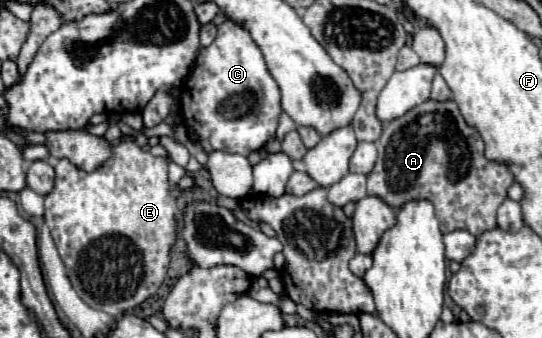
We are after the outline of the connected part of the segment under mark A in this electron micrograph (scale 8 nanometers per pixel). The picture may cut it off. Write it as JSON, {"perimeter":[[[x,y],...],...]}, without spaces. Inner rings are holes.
{"perimeter":[[[428,100],[402,118],[384,124],[376,148],[378,162],[368,174],[368,194],[382,198],[392,208],[414,198],[428,198],[436,208],[436,218],[444,234],[452,230],[468,230],[472,236],[478,236],[496,228],[496,210],[506,200],[506,192],[514,184],[514,174],[506,164],[490,162],[484,158],[484,142],[480,134],[464,122],[458,106],[452,100]]]}

